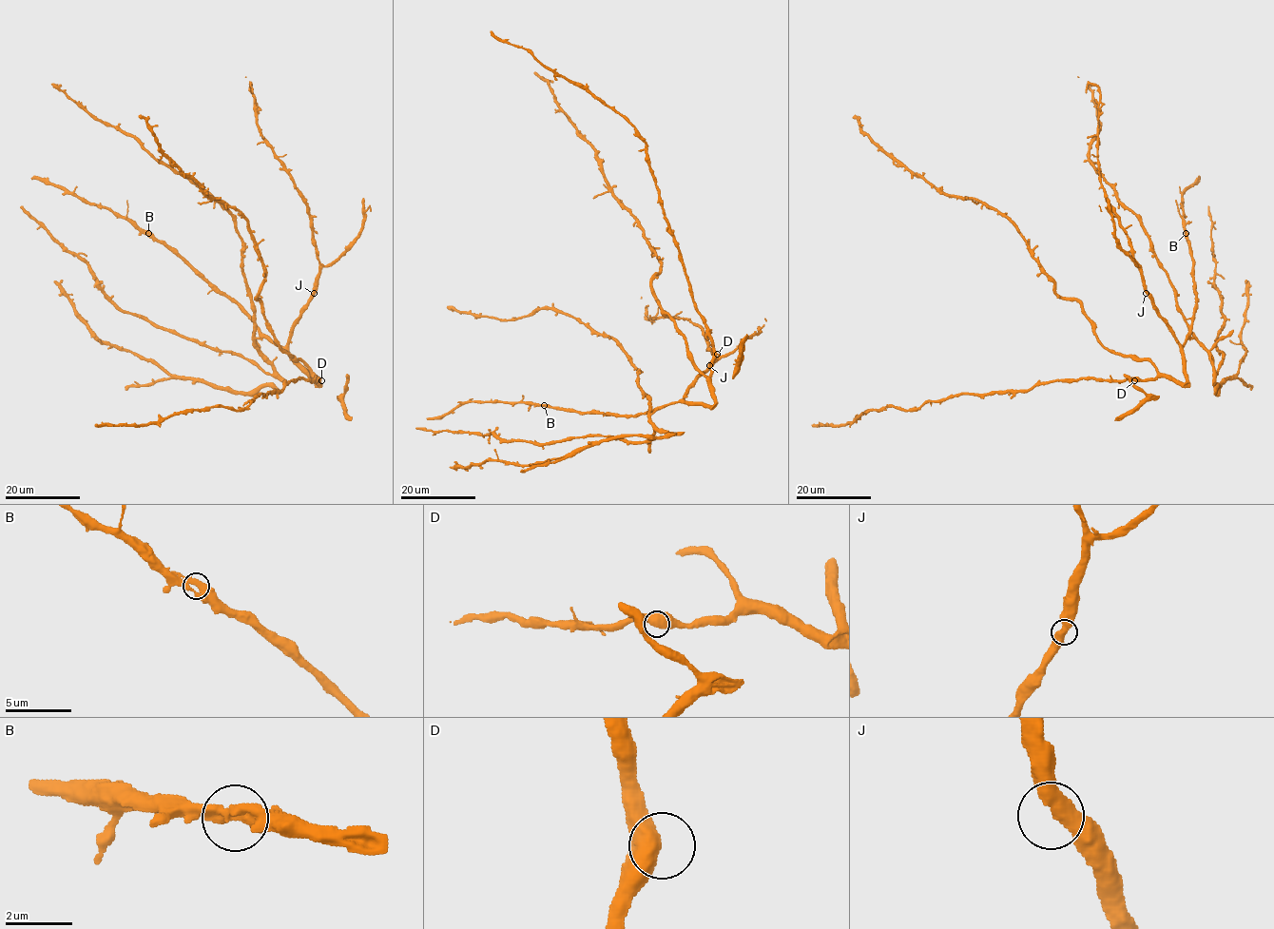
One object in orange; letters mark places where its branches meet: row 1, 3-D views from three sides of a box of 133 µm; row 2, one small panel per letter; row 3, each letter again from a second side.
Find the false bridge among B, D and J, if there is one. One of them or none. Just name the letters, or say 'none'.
none

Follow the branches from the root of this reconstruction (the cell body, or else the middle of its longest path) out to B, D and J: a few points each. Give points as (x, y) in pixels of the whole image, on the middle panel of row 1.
B: (709, 385), (714, 399), (712, 405), (670, 402), (633, 416), (577, 413), (544, 405)
D: (709, 385), (712, 359), (717, 354)
J: (709, 385), (713, 405), (694, 405), (684, 399), (686, 390), (709, 365)

